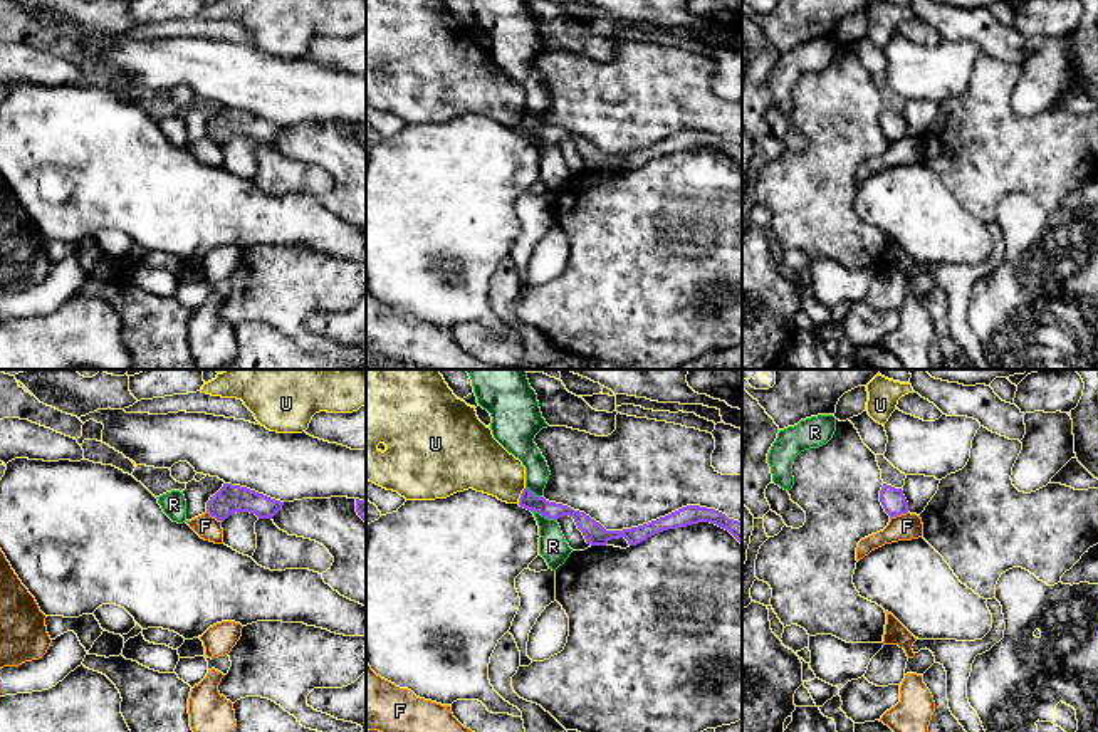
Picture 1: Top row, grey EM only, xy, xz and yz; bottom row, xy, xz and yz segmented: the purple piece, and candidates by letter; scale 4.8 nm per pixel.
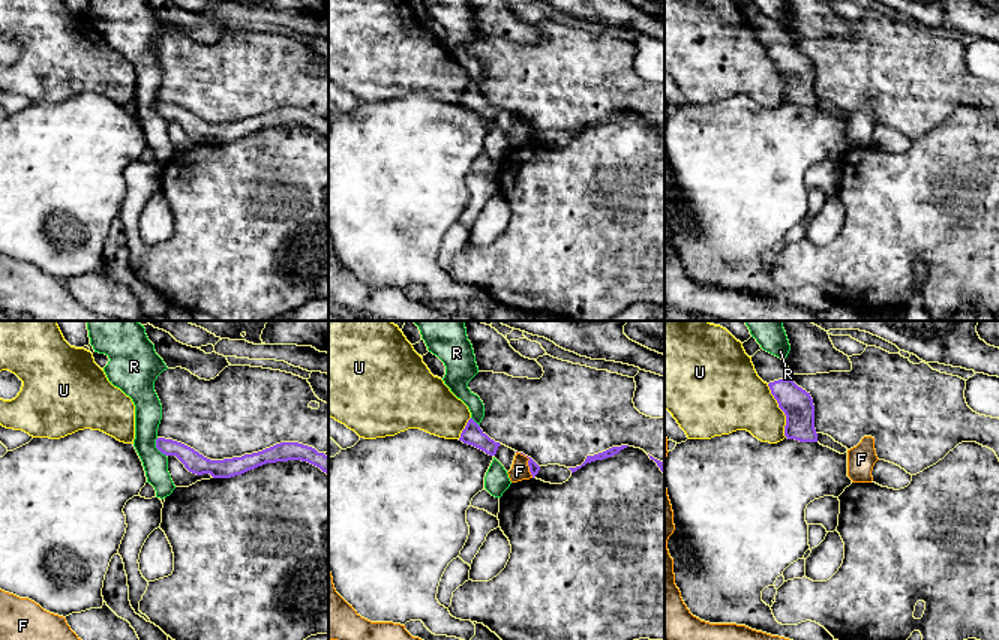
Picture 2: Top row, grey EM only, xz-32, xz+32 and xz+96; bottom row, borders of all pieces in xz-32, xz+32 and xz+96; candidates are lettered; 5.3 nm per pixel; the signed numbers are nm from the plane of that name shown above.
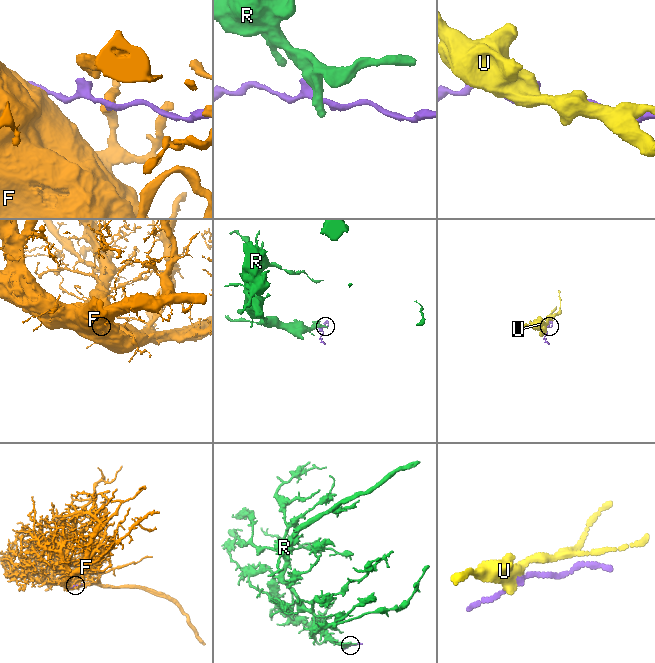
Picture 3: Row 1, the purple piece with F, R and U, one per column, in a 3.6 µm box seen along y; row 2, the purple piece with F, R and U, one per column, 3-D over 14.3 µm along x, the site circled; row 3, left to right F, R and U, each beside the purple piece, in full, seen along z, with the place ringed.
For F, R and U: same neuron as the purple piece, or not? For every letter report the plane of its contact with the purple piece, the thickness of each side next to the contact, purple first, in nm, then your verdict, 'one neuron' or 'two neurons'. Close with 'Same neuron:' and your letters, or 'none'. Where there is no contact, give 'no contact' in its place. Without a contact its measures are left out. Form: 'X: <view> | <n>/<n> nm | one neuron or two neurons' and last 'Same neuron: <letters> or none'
F: yz | 120/130 nm | two neurons
R: xz | 100/140 nm | two neurons
U: xz | 90/260 nm | two neurons
Same neuron: none

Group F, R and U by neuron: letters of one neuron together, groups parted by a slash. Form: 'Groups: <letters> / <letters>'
Groups: F / R / U

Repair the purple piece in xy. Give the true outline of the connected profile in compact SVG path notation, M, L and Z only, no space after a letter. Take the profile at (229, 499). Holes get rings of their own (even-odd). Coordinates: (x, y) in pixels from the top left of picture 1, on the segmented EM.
M223 484L223 487L207 502L207 512L222 522L233 512L250 512L259 519L272 519L282 505L284 502L247 487Z

